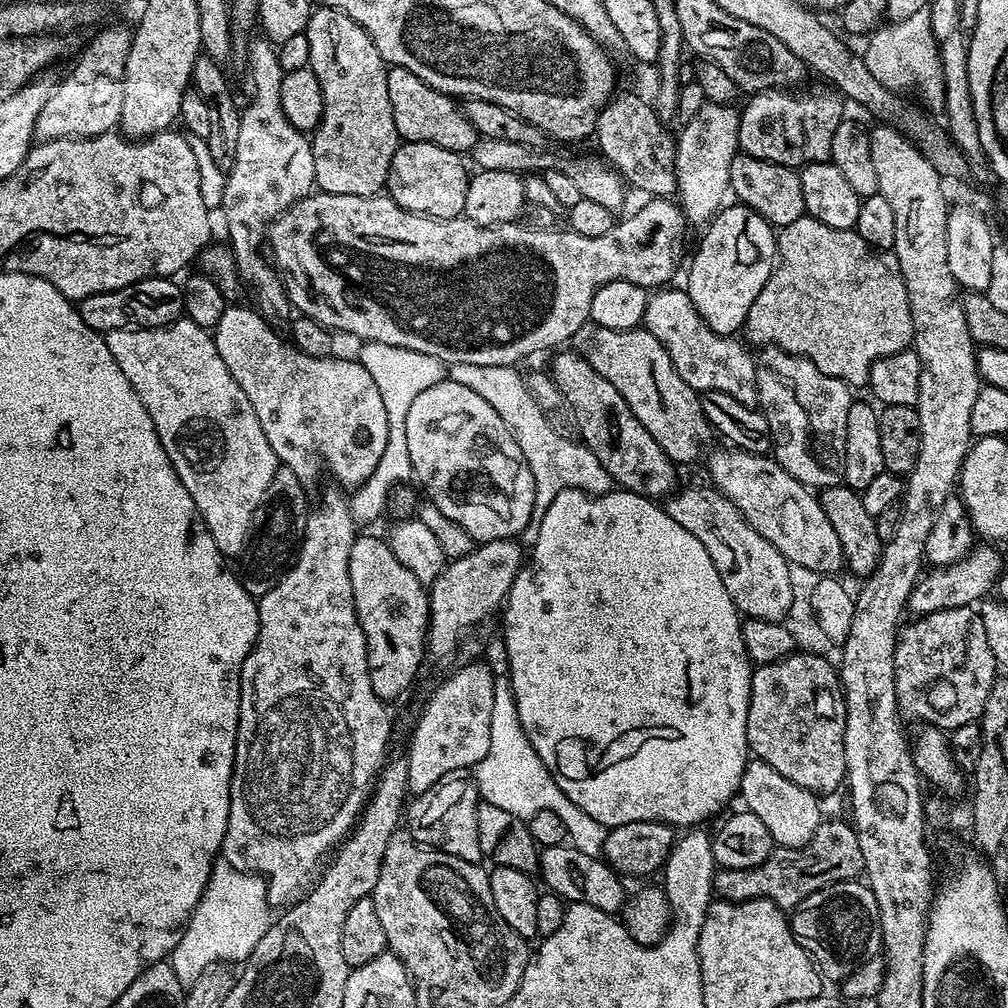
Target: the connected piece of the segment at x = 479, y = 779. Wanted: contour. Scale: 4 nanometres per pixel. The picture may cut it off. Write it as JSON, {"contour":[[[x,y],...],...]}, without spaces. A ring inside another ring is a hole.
{"contour":[[[507,675],[495,677],[494,706],[492,725],[490,726],[490,748],[486,756],[474,767],[474,779],[479,799],[485,804],[493,804],[501,810],[507,810],[525,822],[538,810],[554,810],[558,818],[562,818],[562,826],[566,826],[569,839],[596,838],[602,833],[602,826],[582,810],[558,786],[552,771],[538,758],[534,746],[520,729],[520,719],[516,713],[516,703],[512,697],[512,687],[508,685]]]}

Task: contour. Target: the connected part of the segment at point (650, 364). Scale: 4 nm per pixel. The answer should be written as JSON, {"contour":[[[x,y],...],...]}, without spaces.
{"contour":[[[589,322],[576,331],[570,344],[586,358],[586,362],[590,362],[590,366],[594,366],[594,370],[598,370],[598,374],[602,374],[602,378],[606,378],[606,382],[610,382],[610,386],[614,386],[614,390],[618,390],[618,394],[622,394],[622,398],[626,398],[626,406],[634,410],[634,418],[638,418],[638,422],[650,430],[650,438],[662,446],[673,464],[692,464],[700,455],[705,455],[704,447],[707,446],[708,439],[714,436],[714,429],[702,410],[700,396],[686,382],[682,382],[682,374],[674,370],[670,354],[666,354],[662,342],[658,342],[658,338],[654,338],[654,334],[650,334],[647,328],[641,326],[630,330],[612,330],[610,326],[598,326]]]}

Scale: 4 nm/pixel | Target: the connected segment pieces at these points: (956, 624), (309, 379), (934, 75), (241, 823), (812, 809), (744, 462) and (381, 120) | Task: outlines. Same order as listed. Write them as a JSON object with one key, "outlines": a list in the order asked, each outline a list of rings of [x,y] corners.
{"outlines":[[[[975,607],[938,610],[938,613],[940,628],[944,628],[944,632],[928,632],[928,640],[924,640],[924,632],[902,632],[897,639],[894,658],[896,706],[905,721],[920,720],[919,722],[932,724],[935,728],[951,730],[964,724],[975,724],[984,715],[986,698],[998,675],[998,665],[986,642],[986,626],[982,626],[982,618]]],[[[225,307],[214,329],[222,362],[226,362],[230,374],[234,374],[234,382],[246,390],[246,398],[250,398],[250,406],[254,406],[258,422],[262,422],[266,442],[270,442],[270,450],[274,450],[277,461],[283,467],[294,470],[305,486],[312,486],[320,472],[317,456],[332,471],[333,478],[337,480],[333,481],[337,485],[348,490],[355,489],[366,482],[370,474],[374,474],[382,458],[382,450],[386,450],[386,405],[382,403],[382,394],[378,394],[378,385],[374,383],[374,378],[370,378],[370,370],[366,370],[359,359],[343,360],[339,354],[311,356],[300,351],[285,337],[284,341],[272,328],[275,327],[255,307]]],[[[929,7],[896,23],[885,23],[870,35],[866,48],[862,50],[870,73],[885,87],[895,92],[904,88],[921,86],[925,98],[936,108],[944,102],[944,80],[941,56],[933,28],[932,11]]],[[[331,487],[321,494],[321,504],[317,508],[315,505],[309,511],[306,534],[296,559],[296,565],[289,570],[286,578],[282,578],[282,582],[278,582],[278,586],[274,586],[274,590],[259,597],[260,629],[258,638],[254,642],[246,662],[242,662],[240,671],[240,721],[236,731],[236,757],[232,767],[232,785],[230,786],[230,814],[224,835],[222,859],[230,866],[234,866],[234,870],[259,876],[267,887],[268,903],[272,906],[276,906],[276,904],[288,906],[299,900],[305,889],[313,883],[317,873],[321,871],[329,853],[345,839],[362,810],[366,793],[369,791],[376,773],[386,758],[386,753],[389,751],[388,738],[392,734],[392,716],[388,713],[389,705],[380,700],[378,694],[374,694],[374,686],[370,686],[366,638],[362,634],[358,614],[354,611],[354,594],[350,590],[350,546],[357,538],[358,526],[352,521],[348,500],[346,496],[343,496],[345,493],[339,487]]],[[[752,758],[742,774],[738,793],[744,799],[743,807],[752,812],[770,830],[773,841],[781,848],[805,848],[818,835],[822,823],[817,793],[806,790],[790,778],[782,778],[774,766]]],[[[733,446],[723,447],[712,457],[711,455],[707,457],[708,472],[712,475],[711,483],[716,491],[730,498],[734,506],[738,506],[746,522],[750,522],[750,526],[754,526],[754,530],[758,530],[758,534],[762,534],[766,542],[775,546],[784,555],[789,565],[797,569],[798,567],[809,568],[810,571],[816,572],[815,574],[839,573],[839,568],[845,567],[842,544],[830,524],[830,519],[827,518],[826,510],[820,504],[817,493],[802,482],[796,481],[771,455],[747,452]]],[[[317,7],[306,29],[310,42],[308,67],[322,86],[324,113],[311,137],[314,158],[315,187],[330,194],[377,195],[388,183],[388,171],[401,138],[394,126],[394,110],[390,110],[390,94],[386,94],[389,65],[378,54],[370,34],[350,14],[337,8]]]]}

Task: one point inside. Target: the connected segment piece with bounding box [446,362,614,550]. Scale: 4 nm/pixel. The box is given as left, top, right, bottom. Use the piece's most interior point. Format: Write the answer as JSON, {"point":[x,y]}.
{"point":[558,462]}

